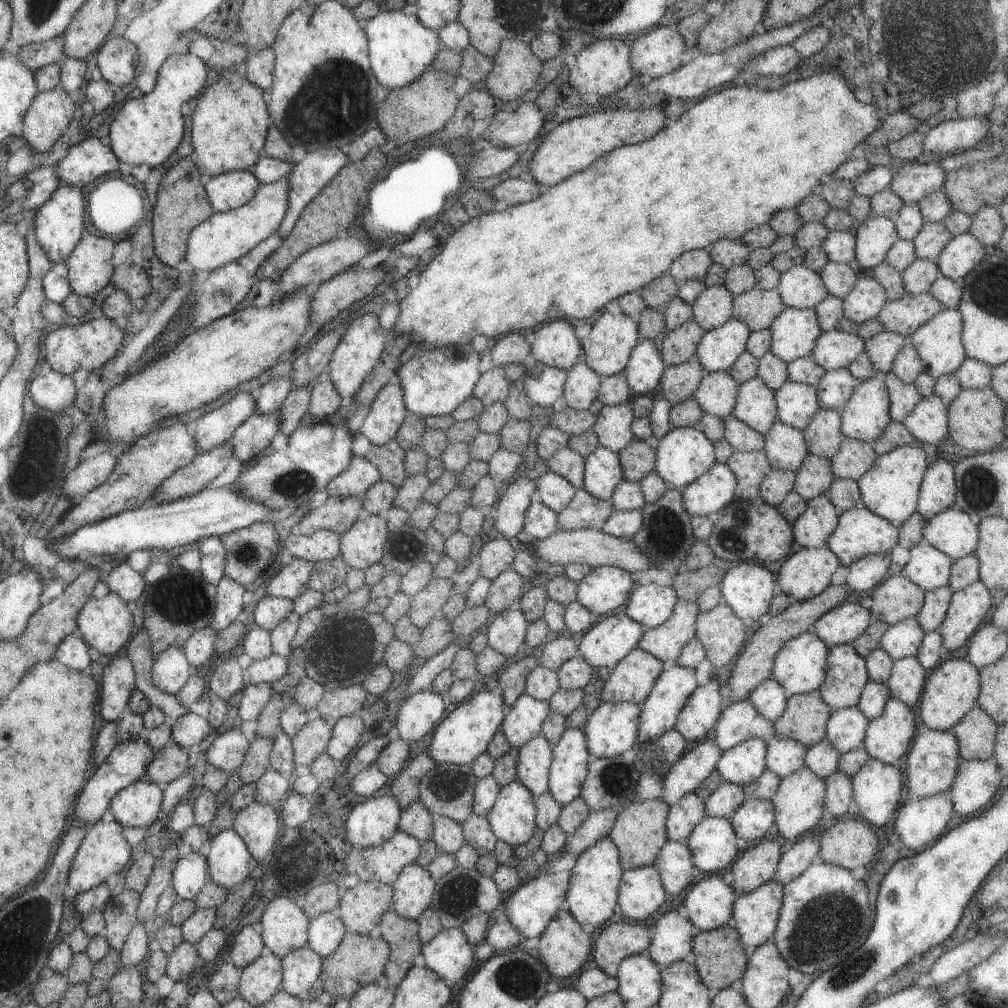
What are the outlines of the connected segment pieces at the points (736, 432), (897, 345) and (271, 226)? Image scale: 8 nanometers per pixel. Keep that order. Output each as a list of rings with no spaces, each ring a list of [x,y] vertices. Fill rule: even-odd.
[[[733,415],[724,419],[722,438],[727,441],[733,450],[761,451],[764,445],[764,436],[749,428],[747,424],[737,420]]]
[[[879,331],[864,342],[865,354],[869,357],[875,373],[885,376],[890,371],[890,364],[901,350],[907,338],[889,331]]]
[[[286,176],[272,183],[259,185],[249,202],[229,211],[213,212],[194,226],[188,234],[183,258],[194,273],[198,270],[211,272],[229,264],[275,233],[285,214],[287,187]]]

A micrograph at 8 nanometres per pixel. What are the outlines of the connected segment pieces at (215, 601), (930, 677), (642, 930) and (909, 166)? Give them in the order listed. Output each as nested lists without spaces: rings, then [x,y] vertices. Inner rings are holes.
[[[171,570],[163,580],[158,579],[151,586],[145,584],[147,594],[143,596],[145,604],[142,609],[142,627],[146,628],[149,635],[150,651],[153,656],[166,651],[169,647],[182,648],[189,636],[207,626],[215,632],[225,628],[244,609],[241,596],[247,589],[227,577],[221,577],[213,586],[198,572],[179,571],[179,574],[175,574],[175,570]]]
[[[949,658],[927,673],[919,697],[919,710],[923,728],[944,731],[959,722],[974,705],[980,680],[974,664],[964,658]]]
[[[624,921],[604,926],[593,942],[591,958],[607,976],[615,977],[618,964],[628,956],[645,952],[651,940],[650,929]]]
[[[909,161],[893,170],[888,187],[904,203],[916,203],[928,192],[941,188],[944,174],[944,170],[941,170],[935,162],[919,164],[916,161]]]

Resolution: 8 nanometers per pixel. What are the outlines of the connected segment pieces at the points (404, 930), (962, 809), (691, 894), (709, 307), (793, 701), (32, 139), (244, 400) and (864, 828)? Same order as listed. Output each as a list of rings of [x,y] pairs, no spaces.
[[[389,908],[379,917],[376,935],[389,947],[382,974],[388,986],[397,986],[411,968],[412,958],[419,954],[422,947],[418,939],[417,921],[401,918]]]
[[[989,758],[982,761],[962,759],[946,795],[956,816],[967,818],[987,806],[1002,778],[999,767]]]
[[[703,877],[702,880],[689,888],[687,895],[682,900],[682,906],[687,910],[687,919],[700,931],[710,931],[723,926],[730,919],[733,901],[737,898],[734,890],[720,877]]]
[[[723,285],[705,287],[690,307],[691,319],[707,332],[732,317],[732,296]]]
[[[816,690],[791,695],[782,713],[772,722],[774,734],[809,748],[824,738],[826,722],[831,713],[832,710]]]
[[[59,86],[38,92],[19,126],[27,147],[34,153],[47,150],[69,128],[75,106]]]
[[[237,392],[224,405],[195,419],[194,447],[197,453],[222,445],[251,413],[255,394]]]
[[[848,816],[839,818],[835,824],[831,824],[829,828],[823,831],[816,859],[823,861],[825,864],[843,867],[847,870],[856,866],[870,867],[867,864],[873,860],[873,856],[877,852],[877,838],[875,838],[874,832],[873,828],[859,818]]]

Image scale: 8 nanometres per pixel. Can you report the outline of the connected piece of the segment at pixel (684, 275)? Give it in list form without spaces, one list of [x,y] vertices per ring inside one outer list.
[[[693,249],[676,256],[667,267],[665,274],[671,276],[680,285],[686,280],[703,280],[711,259],[705,249]]]

